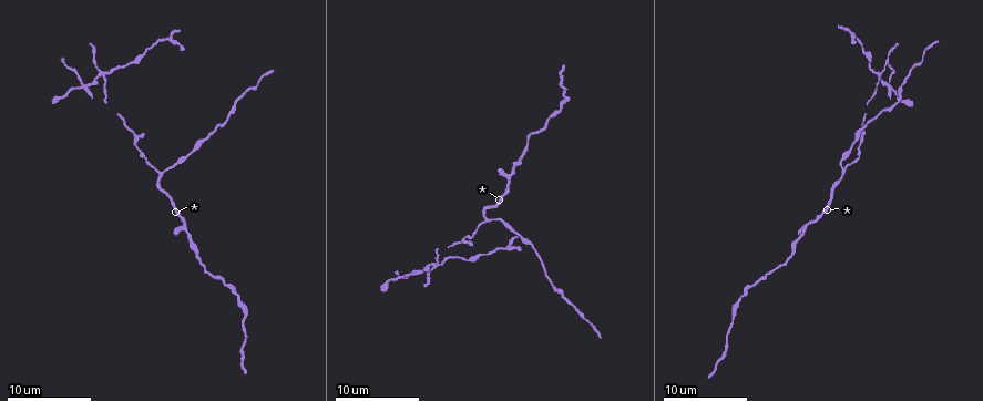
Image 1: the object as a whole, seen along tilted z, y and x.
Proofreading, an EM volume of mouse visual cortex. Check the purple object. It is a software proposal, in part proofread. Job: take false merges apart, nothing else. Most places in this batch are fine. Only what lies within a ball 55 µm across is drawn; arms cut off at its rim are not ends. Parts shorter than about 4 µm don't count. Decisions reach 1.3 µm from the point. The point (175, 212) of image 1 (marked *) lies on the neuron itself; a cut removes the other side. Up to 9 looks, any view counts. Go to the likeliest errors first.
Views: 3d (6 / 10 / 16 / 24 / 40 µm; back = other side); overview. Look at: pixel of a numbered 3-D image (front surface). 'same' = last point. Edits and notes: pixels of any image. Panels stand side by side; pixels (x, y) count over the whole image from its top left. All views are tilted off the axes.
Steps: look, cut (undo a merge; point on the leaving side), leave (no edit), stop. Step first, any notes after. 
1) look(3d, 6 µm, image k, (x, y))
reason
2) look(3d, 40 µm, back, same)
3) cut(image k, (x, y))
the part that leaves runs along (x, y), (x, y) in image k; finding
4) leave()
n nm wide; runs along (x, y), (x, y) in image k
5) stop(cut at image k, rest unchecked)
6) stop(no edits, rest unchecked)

look(3d, 6 µm, image 1, (103, 73))

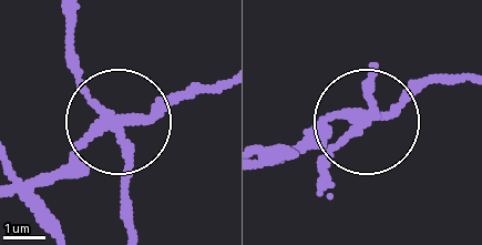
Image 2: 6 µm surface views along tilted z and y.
cut(image 2, (156, 99))
the part that leaves runs along (108, 122), (155, 121), (216, 91) in image 2; a second neuron is stuck on

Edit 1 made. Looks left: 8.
look(overview)

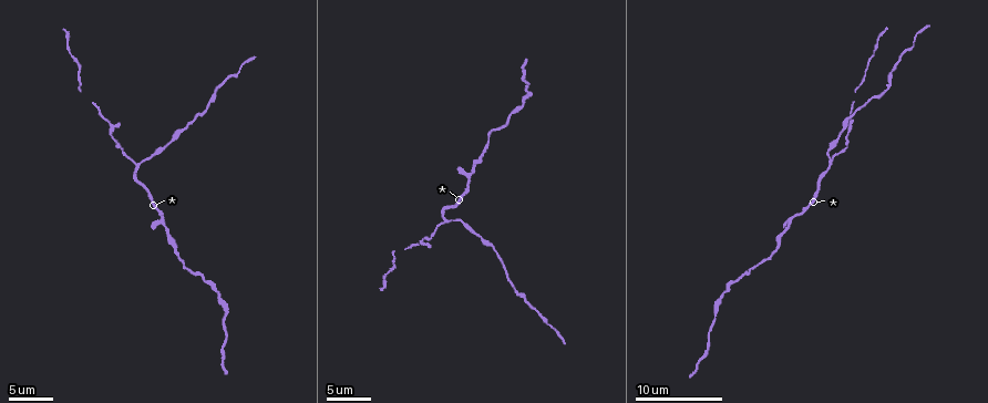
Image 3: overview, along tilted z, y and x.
look(3d, 10 µm, image 3, (138, 162))
three-way junction

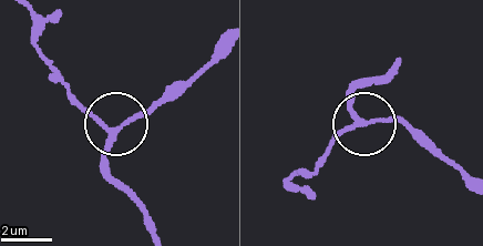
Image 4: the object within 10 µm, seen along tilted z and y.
leave()
190 nm wide; runs along (397, 63), (360, 89), (363, 120), (326, 155) in image 4; continuous, no second neuron

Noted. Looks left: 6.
look(3d, 16 µm, image 3, (846, 133))
sudden change in width

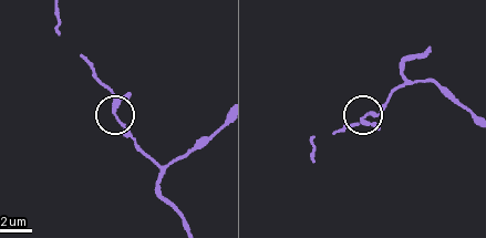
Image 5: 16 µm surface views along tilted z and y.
leave()
runs along (185, 218), (97, 74) in image 5; continuous, no second neuron

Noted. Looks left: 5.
look(3d, 6 µm, image 3, (213, 92))
calibre changes

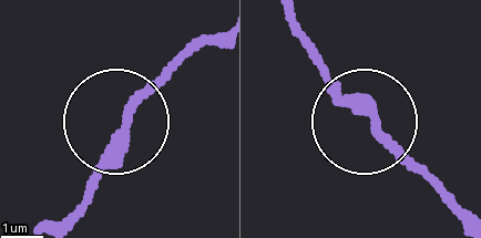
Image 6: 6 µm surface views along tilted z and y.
look(3d, 6 µm, back, image 6, (373, 126))
other side

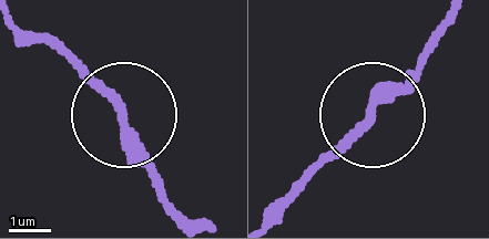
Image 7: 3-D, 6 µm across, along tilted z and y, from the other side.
leave()
runs along (457, 13), (359, 126), (294, 183) in image 7; one neuron here

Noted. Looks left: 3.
stop(cut at image 2, rest unchecked)

